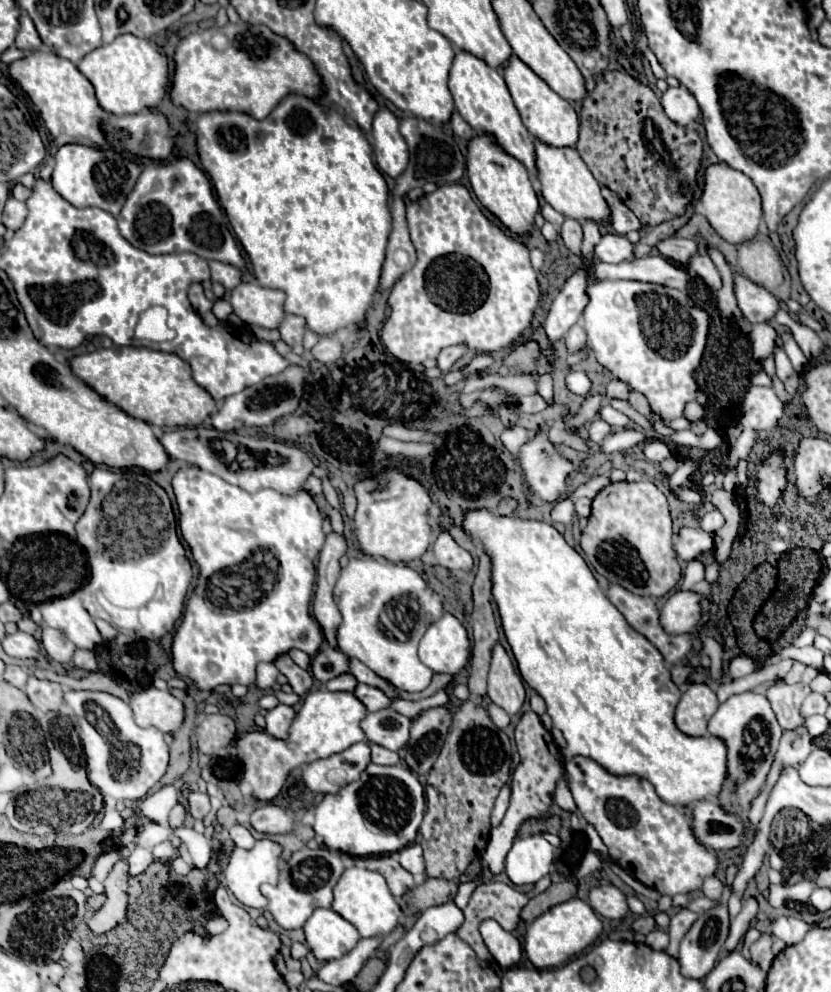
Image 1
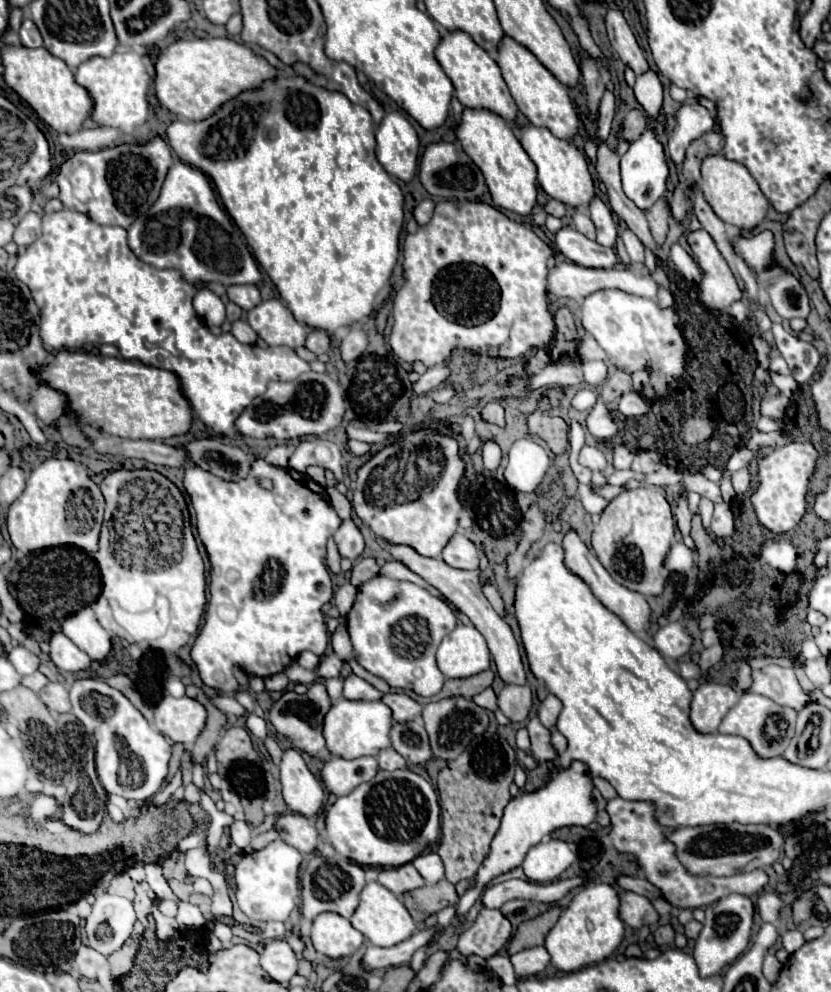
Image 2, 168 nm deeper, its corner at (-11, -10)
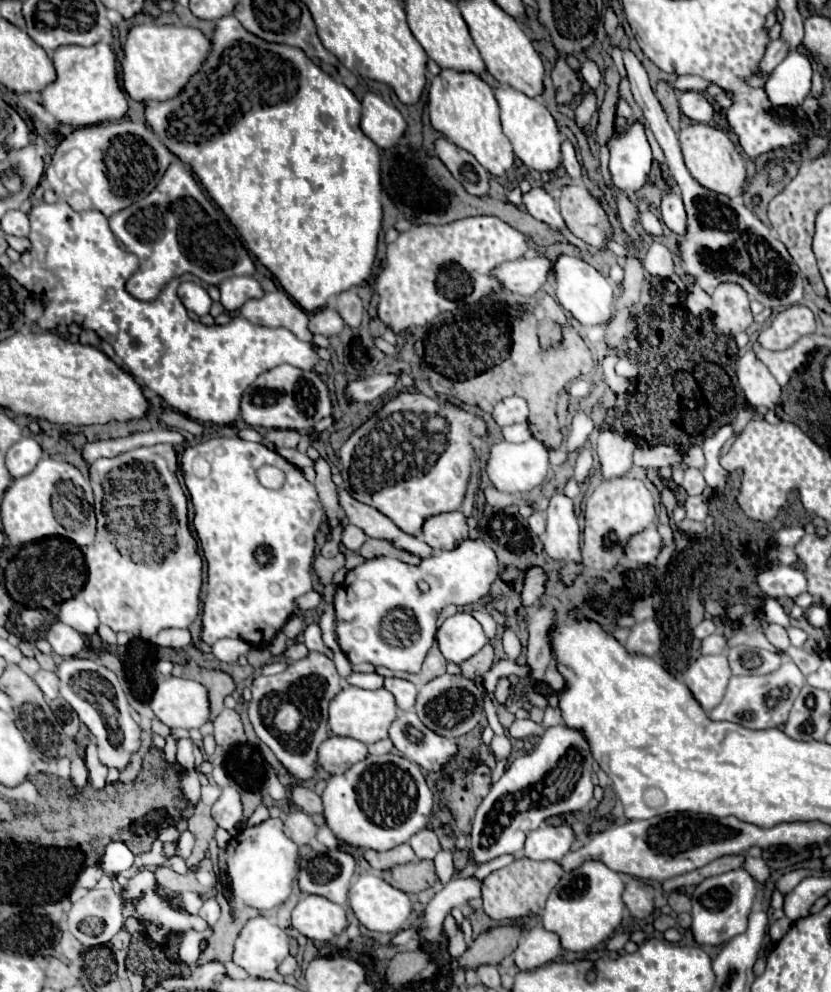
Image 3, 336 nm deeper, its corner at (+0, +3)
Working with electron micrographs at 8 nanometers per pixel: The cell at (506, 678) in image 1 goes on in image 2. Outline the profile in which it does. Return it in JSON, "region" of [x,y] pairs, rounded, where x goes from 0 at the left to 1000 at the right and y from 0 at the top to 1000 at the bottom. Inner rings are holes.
{"region":[[[457,544],[455,546],[474,560],[474,565],[484,567],[486,571],[491,571],[496,577],[501,577],[505,583],[510,583],[517,591],[527,593],[556,619],[561,619],[568,629],[575,633],[575,637],[585,643],[587,647],[587,653],[590,653],[590,659],[597,667],[597,675],[599,675],[599,681],[606,685],[606,688],[614,688],[614,690],[633,690],[633,679],[631,679],[631,671],[628,671],[628,663],[626,663],[626,657],[623,657],[623,649],[621,649],[621,643],[614,635],[614,631],[594,617],[594,613],[590,611],[590,607],[585,605],[585,601],[580,599],[580,589],[578,589],[578,575],[551,575],[551,573],[542,573],[534,565],[529,563],[513,563],[513,560],[505,560],[498,552],[489,550],[489,548],[472,548],[472,546],[465,546],[465,544]]]}

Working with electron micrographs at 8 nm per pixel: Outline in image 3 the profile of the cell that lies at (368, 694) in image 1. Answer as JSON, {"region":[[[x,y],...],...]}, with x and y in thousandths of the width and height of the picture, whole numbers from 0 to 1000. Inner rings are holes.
{"region":[[[468,682],[468,684],[463,684],[463,695],[471,697],[471,701],[475,703],[475,709],[478,709],[480,715],[490,717],[490,715],[495,715],[499,711],[502,693],[495,686]]]}

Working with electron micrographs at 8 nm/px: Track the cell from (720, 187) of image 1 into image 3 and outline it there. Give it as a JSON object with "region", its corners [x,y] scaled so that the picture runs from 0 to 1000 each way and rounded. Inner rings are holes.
{"region":[[[836,124],[836,126],[822,128],[817,132],[817,142],[819,142],[819,152],[822,152],[824,168],[829,170],[829,174],[834,176],[834,180],[841,186],[851,189],[853,193],[875,197],[875,199],[894,197],[894,186],[897,186],[897,180],[899,180],[897,160],[884,150],[880,140],[870,132],[865,132],[860,128],[853,128],[853,126]]]}

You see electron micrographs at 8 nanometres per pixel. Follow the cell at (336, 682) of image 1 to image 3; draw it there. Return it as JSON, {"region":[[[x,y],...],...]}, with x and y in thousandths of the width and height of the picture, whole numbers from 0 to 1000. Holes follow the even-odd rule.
{"region":[[[422,678],[418,682],[418,689],[439,697],[454,697],[461,693],[461,682],[456,682],[454,678]]]}

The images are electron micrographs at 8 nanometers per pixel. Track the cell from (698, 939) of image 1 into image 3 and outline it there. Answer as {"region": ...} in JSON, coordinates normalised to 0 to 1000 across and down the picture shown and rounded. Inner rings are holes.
{"region":[[[884,876],[841,890],[832,902],[832,941],[839,953],[868,953],[899,936],[899,922],[909,906],[909,888],[897,876]]]}

